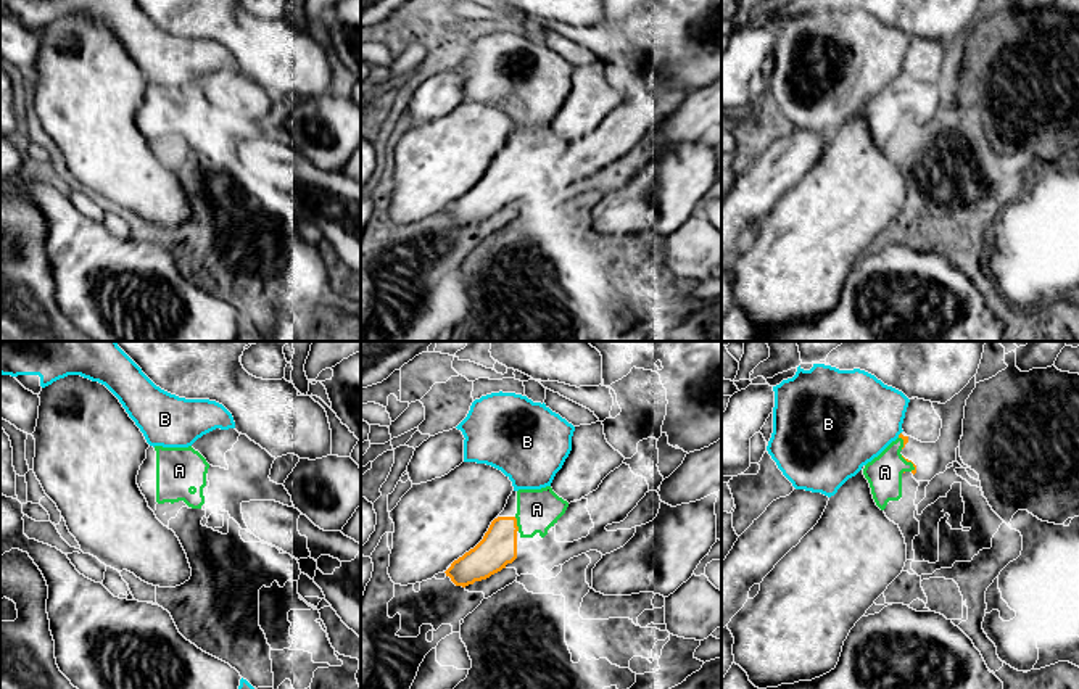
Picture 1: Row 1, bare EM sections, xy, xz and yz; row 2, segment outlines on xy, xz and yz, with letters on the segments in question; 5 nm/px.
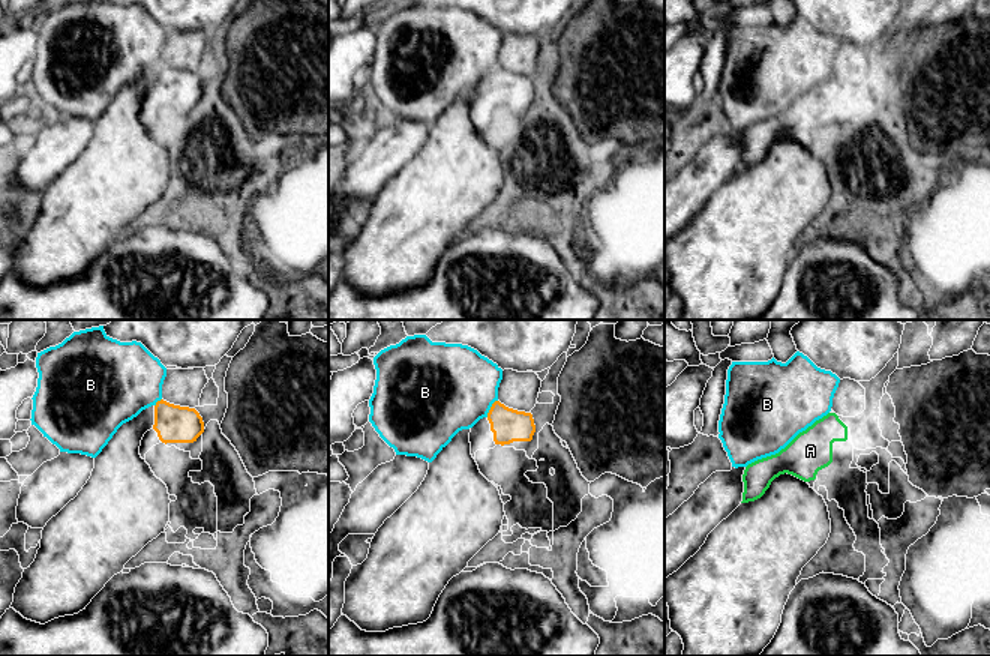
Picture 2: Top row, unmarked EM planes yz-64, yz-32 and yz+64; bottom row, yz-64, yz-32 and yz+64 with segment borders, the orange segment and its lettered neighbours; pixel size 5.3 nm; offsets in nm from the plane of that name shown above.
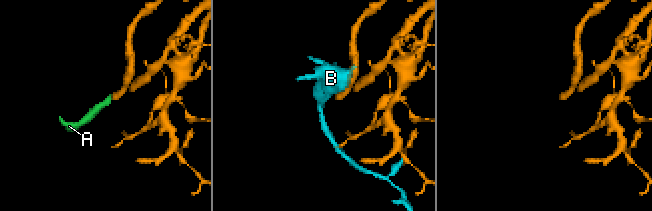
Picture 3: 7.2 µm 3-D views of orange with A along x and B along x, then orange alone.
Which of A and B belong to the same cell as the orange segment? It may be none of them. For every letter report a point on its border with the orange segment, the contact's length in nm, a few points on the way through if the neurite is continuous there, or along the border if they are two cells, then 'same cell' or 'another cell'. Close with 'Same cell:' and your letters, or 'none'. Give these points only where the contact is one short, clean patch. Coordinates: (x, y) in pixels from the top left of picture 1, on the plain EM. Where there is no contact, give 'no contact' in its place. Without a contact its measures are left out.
A: meets orange in xz at (516, 163); contact 80 nm long; runs through xz (498, 187), (500, 179), (516, 163), (524, 161), (537, 148); same cell
B: meets orange in yz at (899, 74); contact 40 nm long; border along yz (901, 71), (897, 76); another cell
Same cell: A

